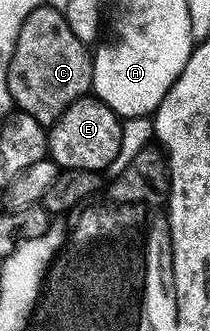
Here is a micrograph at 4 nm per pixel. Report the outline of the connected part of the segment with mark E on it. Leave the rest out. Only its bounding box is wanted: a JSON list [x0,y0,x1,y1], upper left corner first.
[47,96,123,172]

